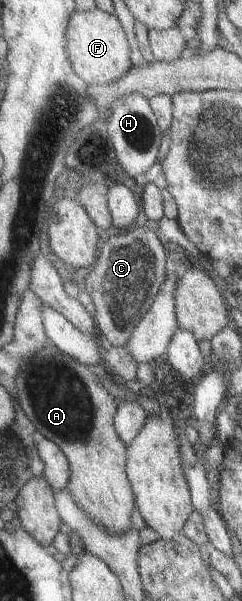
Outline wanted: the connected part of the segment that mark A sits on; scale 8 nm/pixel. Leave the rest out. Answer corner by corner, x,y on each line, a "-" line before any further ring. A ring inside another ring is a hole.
52,342
32,356
16,378
19,403
38,432
52,440
67,457
70,481
66,489
74,503
97,525
111,534
121,534
132,529
130,516
136,508
135,497
126,469
127,445
117,434
113,424
118,403
101,384
94,368
85,366
68,354
62,353

